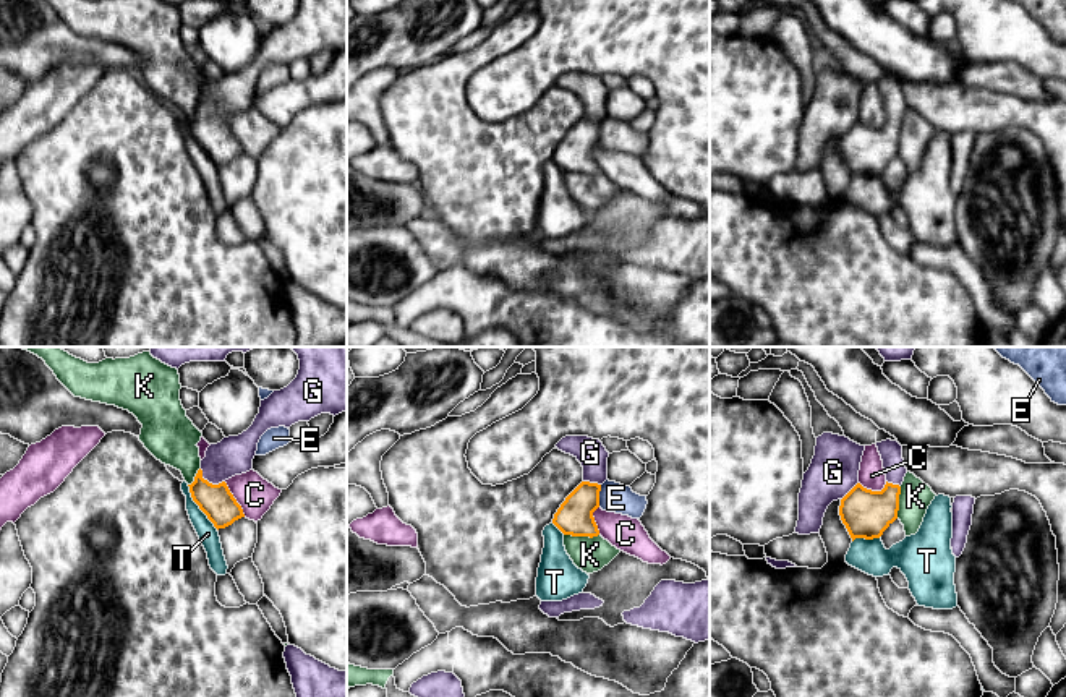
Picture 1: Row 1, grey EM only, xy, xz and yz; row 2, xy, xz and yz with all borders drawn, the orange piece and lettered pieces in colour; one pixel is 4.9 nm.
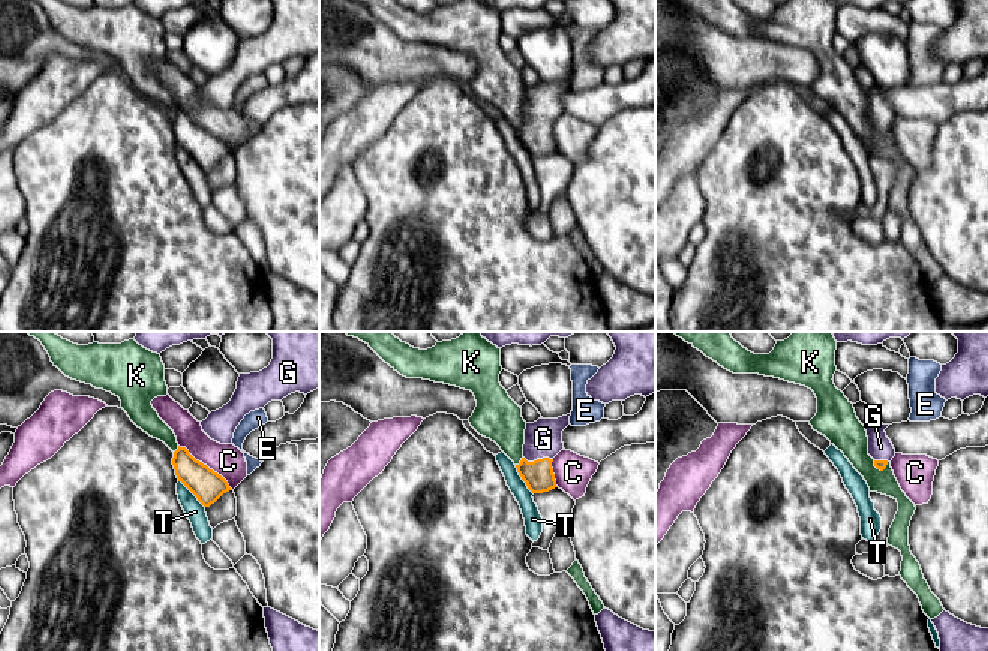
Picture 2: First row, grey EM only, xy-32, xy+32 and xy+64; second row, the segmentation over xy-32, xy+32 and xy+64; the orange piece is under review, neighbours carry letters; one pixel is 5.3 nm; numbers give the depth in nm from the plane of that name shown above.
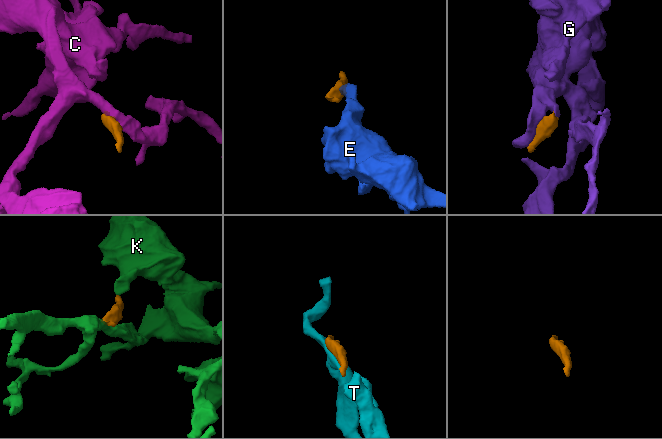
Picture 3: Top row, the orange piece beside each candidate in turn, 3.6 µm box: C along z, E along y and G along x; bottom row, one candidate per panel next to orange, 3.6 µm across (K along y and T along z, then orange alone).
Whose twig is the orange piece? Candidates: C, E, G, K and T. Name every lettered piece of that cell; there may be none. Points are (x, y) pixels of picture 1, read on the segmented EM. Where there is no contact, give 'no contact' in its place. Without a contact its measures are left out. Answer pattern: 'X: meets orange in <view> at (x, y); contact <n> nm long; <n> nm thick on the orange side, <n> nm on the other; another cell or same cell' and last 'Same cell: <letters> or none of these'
C: meets orange in xy at (235, 500); contact 200 nm long; 170 nm thick on the orange side, 180 nm on the other; another cell
E: meets orange in xz at (598, 496); contact 110 nm long; 180 nm thick on the orange side, 140 nm on the other; another cell
G: meets orange in xy at (208, 482); contact 140 nm long; 170 nm thick on the orange side, 190 nm on the other; same cell
K: meets orange in xz at (582, 535); contact 180 nm long; 180 nm thick on the orange side, 170 nm on the other; another cell
T: meets orange in xy at (200, 508); contact 280 nm long; 170 nm thick on the orange side, 100 nm on the other; another cell
Same cell: G

